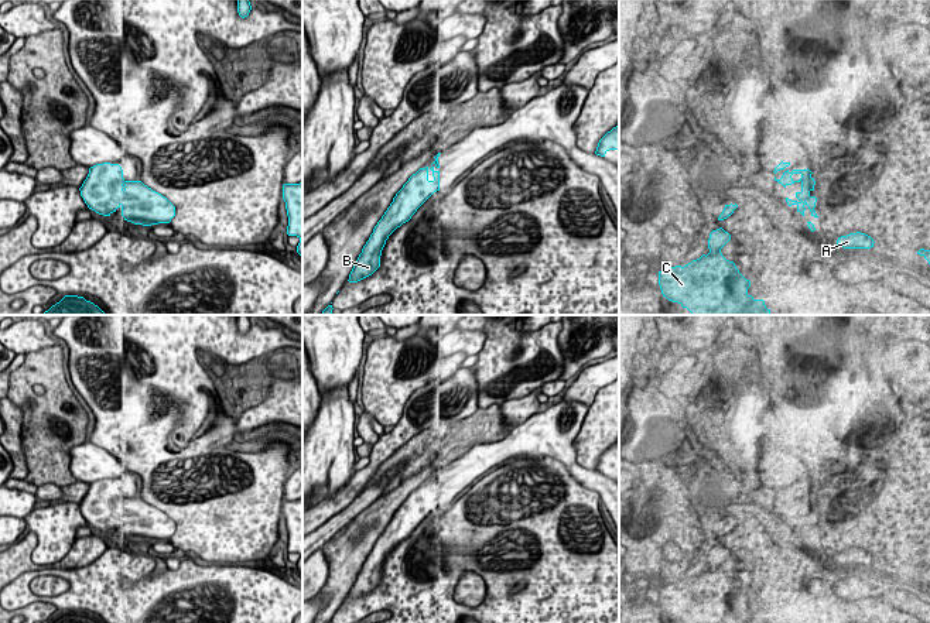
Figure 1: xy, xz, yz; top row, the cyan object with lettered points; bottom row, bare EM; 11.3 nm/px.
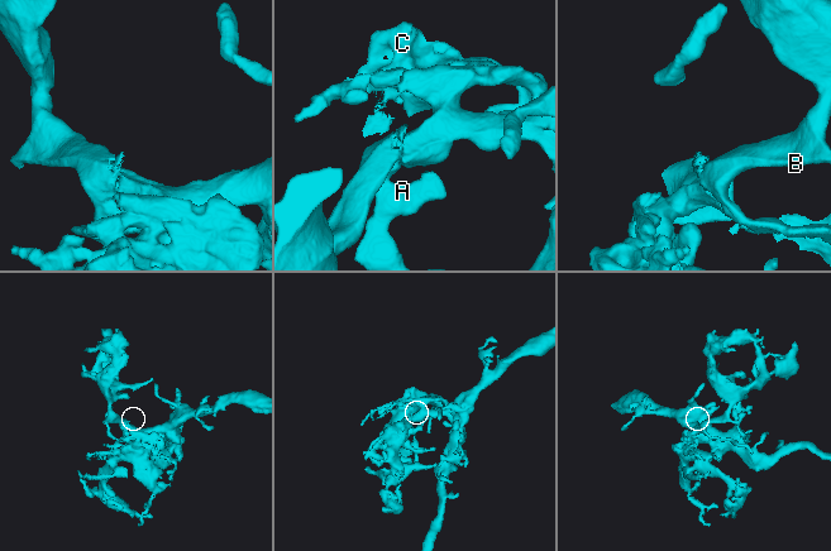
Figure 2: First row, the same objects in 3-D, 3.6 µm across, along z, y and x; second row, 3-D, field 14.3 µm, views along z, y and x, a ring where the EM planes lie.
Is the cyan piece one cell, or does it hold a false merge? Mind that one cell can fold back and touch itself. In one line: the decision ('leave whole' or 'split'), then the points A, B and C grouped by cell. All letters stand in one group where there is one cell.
leave whole; A B C

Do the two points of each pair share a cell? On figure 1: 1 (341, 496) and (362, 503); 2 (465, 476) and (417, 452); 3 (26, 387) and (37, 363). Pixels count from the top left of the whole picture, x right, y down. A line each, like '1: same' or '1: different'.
1: different
2: different
3: same

